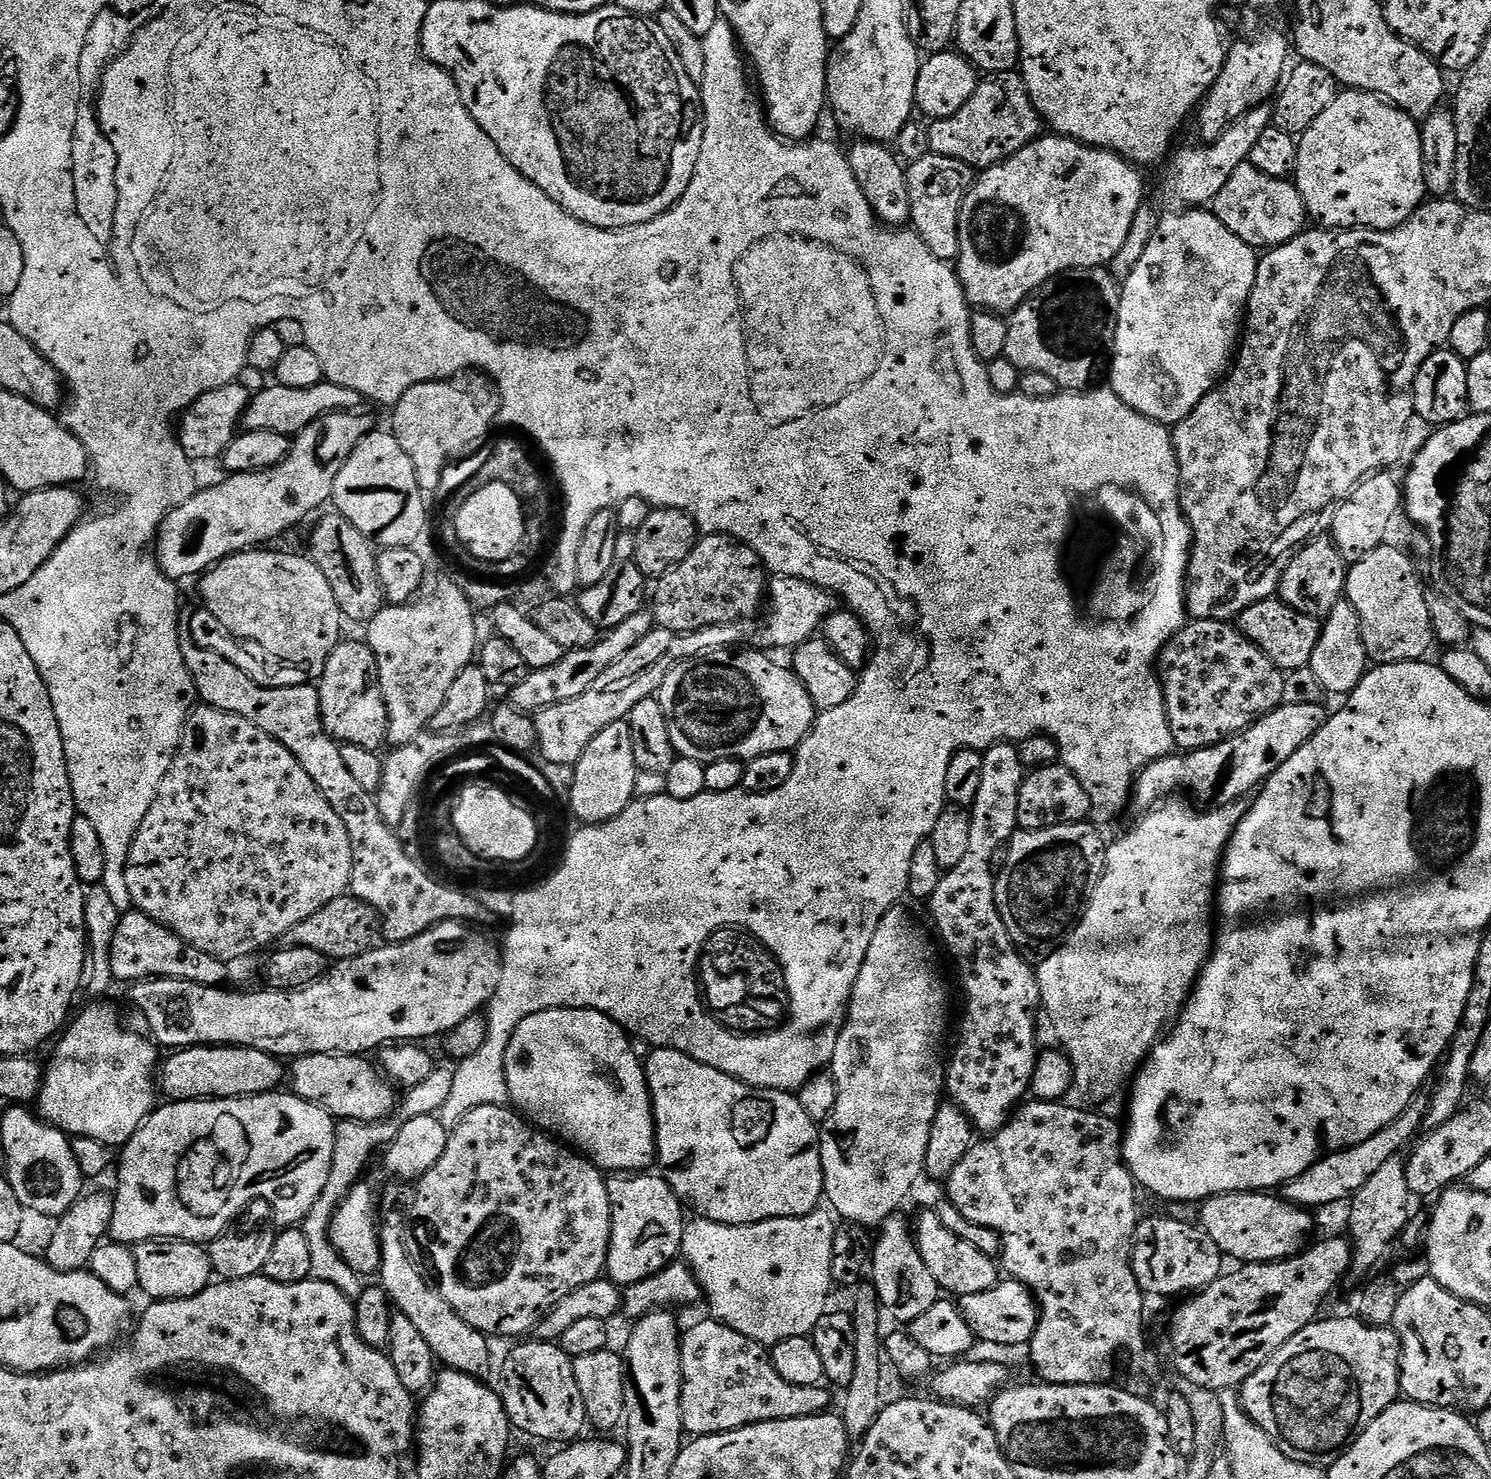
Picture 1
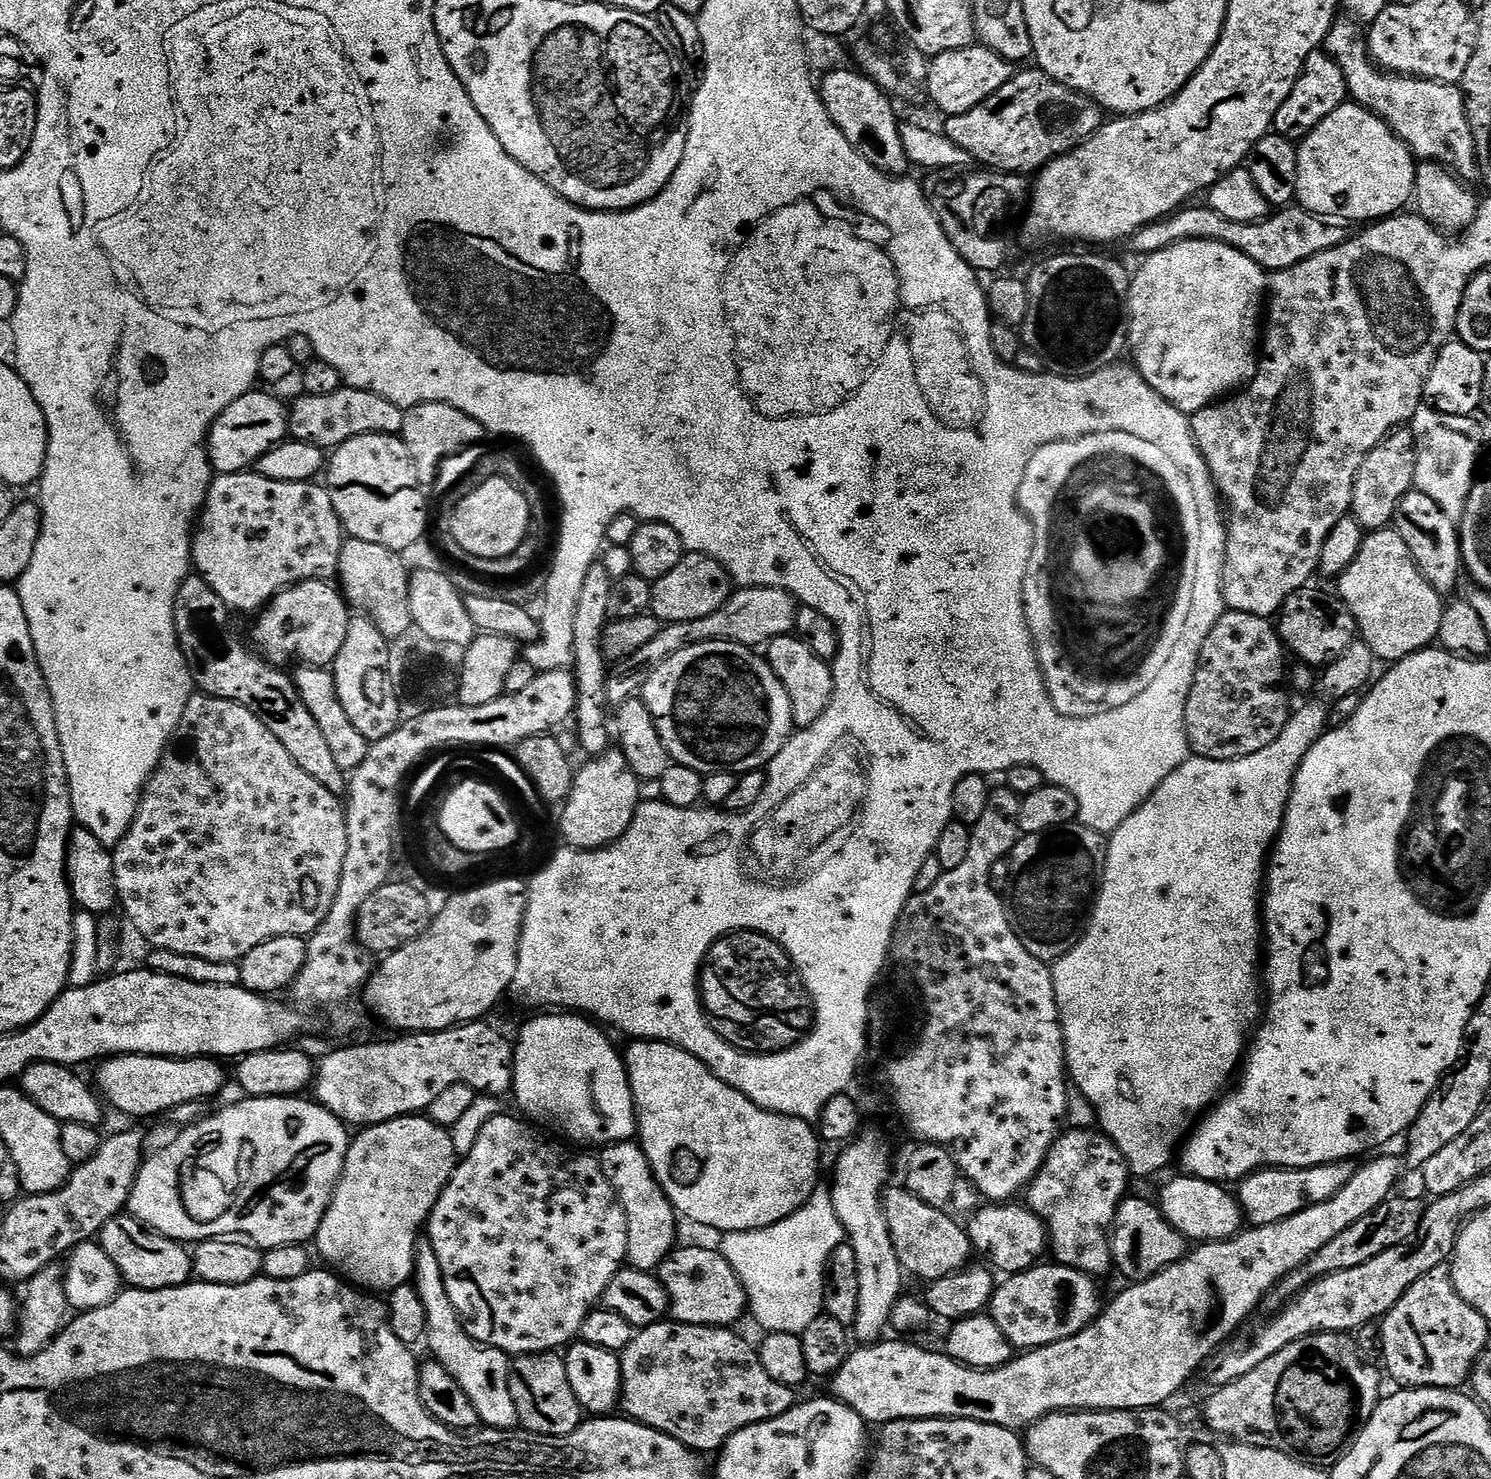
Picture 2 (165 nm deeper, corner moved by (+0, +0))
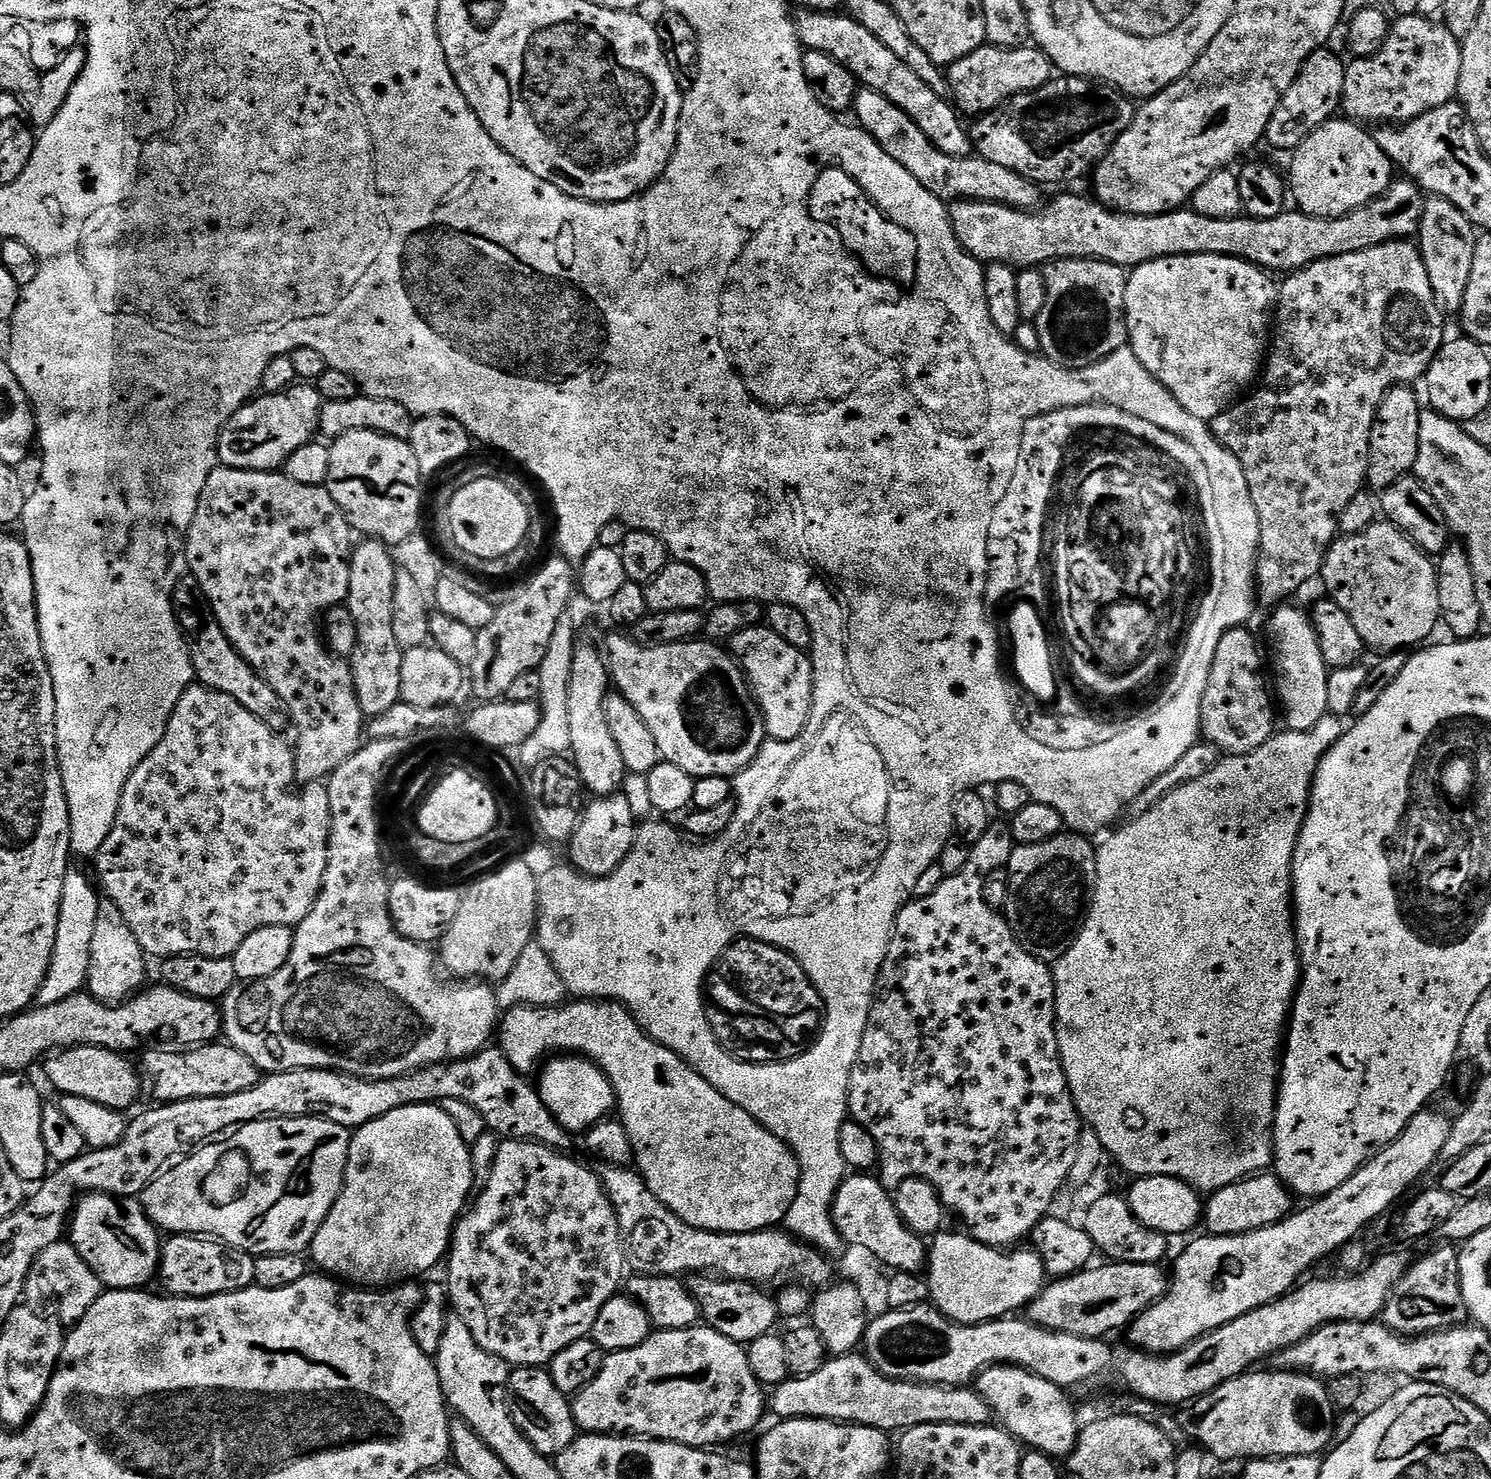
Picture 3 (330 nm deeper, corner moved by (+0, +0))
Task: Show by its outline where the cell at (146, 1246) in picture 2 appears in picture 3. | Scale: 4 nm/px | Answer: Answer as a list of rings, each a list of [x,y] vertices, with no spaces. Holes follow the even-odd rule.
[[[89,1192],[81,1195],[70,1217],[70,1243],[98,1274],[105,1289],[140,1290],[151,1285],[148,1284],[151,1280],[157,1279],[162,1236],[144,1212],[144,1205],[139,1199],[109,1196],[106,1192]]]

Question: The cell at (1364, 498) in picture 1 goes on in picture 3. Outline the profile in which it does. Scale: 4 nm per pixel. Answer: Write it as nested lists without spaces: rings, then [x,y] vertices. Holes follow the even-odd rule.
[[[1397,386],[1388,392],[1376,415],[1370,434],[1370,458],[1368,459],[1367,487],[1373,493],[1385,492],[1394,482],[1409,475],[1415,469],[1418,458],[1418,426],[1422,405],[1416,401],[1417,389],[1412,386]]]

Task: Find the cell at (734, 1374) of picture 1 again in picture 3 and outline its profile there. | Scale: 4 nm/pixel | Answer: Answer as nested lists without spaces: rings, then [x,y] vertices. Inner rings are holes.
[[[693,1326],[691,1328],[665,1328],[663,1330],[653,1331],[652,1335],[646,1338],[646,1342],[642,1342],[642,1346],[634,1346],[634,1350],[622,1350],[621,1352],[610,1352],[605,1355],[604,1365],[600,1368],[600,1373],[593,1378],[584,1389],[576,1393],[572,1400],[572,1413],[576,1419],[577,1429],[581,1433],[587,1434],[590,1432],[603,1432],[605,1434],[631,1434],[633,1436],[647,1436],[650,1440],[669,1440],[670,1442],[678,1442],[679,1444],[685,1444],[691,1448],[703,1448],[705,1450],[715,1449],[717,1446],[724,1446],[720,1444],[728,1444],[731,1440],[736,1440],[739,1436],[744,1436],[747,1432],[752,1432],[760,1424],[760,1419],[763,1418],[765,1412],[766,1416],[766,1388],[761,1384],[759,1378],[754,1374],[754,1370],[750,1366],[750,1358],[748,1357],[748,1350],[745,1345],[734,1342],[730,1338],[726,1338],[726,1334],[718,1334],[718,1330],[707,1326]]]

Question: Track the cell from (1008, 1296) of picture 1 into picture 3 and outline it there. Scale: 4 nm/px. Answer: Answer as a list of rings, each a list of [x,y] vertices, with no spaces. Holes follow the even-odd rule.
[[[1104,1262],[1101,1268],[1089,1266],[1082,1272],[1075,1272],[1072,1276],[1062,1276],[1045,1283],[1038,1295],[1034,1297],[1026,1309],[1027,1319],[1033,1324],[1049,1328],[1055,1332],[1065,1332],[1075,1336],[1085,1336],[1088,1340],[1108,1338],[1115,1328],[1124,1329],[1140,1313],[1151,1304],[1155,1304],[1161,1297],[1168,1293],[1170,1276],[1167,1271],[1163,1272],[1160,1264],[1117,1264]]]

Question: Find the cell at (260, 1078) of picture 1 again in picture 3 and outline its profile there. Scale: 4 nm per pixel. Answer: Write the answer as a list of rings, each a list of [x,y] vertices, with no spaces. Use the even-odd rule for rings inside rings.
[[[92,1044],[66,1048],[47,1057],[48,1080],[57,1088],[57,1093],[90,1098],[92,1102],[98,1102],[107,1108],[128,1110],[140,1096],[141,1072],[128,1058],[127,1055],[111,1052],[108,1048],[96,1048]]]

